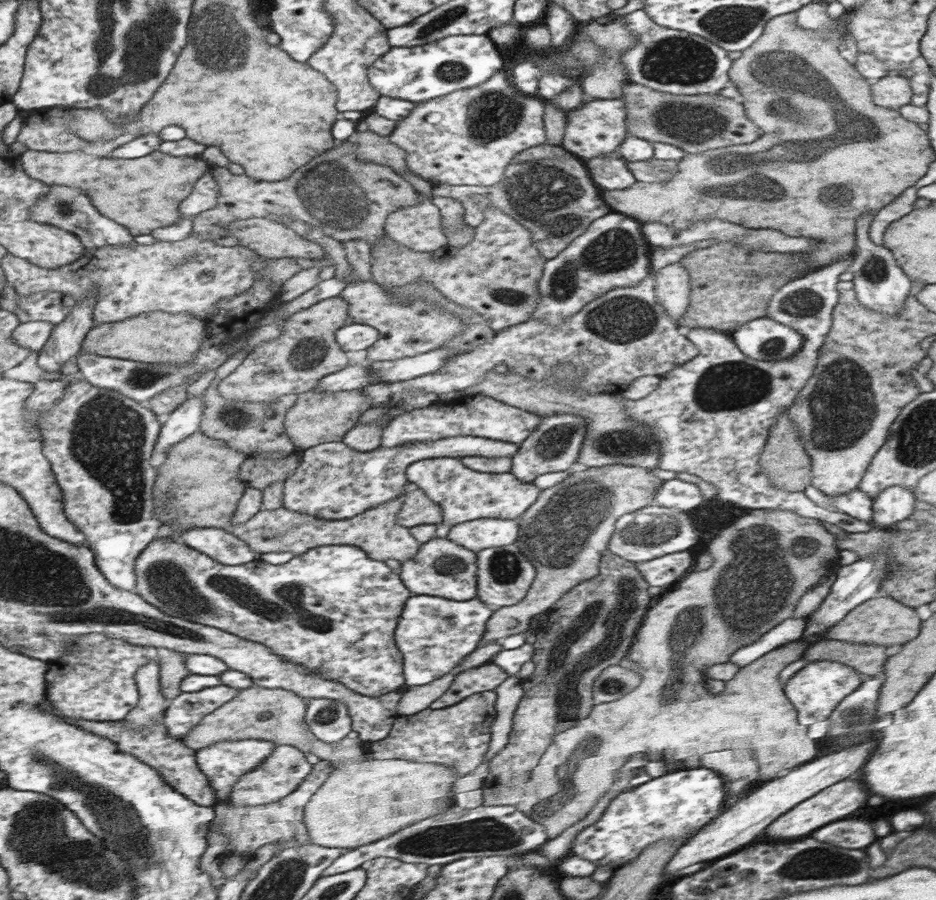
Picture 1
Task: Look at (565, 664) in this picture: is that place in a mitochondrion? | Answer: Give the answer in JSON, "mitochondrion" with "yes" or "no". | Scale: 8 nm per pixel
{"mitochondrion":"yes"}

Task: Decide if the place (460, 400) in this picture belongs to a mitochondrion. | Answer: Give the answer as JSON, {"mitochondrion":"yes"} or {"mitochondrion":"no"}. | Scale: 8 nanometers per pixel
{"mitochondrion":"no"}

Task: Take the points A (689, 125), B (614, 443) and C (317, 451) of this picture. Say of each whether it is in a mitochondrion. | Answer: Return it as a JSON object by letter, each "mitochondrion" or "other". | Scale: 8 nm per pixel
{"A":"mitochondrion","B":"mitochondrion","C":"other"}

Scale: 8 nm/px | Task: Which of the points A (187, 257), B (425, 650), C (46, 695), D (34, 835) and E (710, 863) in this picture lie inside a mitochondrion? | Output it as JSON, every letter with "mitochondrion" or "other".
{"A":"mitochondrion","B":"other","C":"other","D":"mitochondrion","E":"other"}

